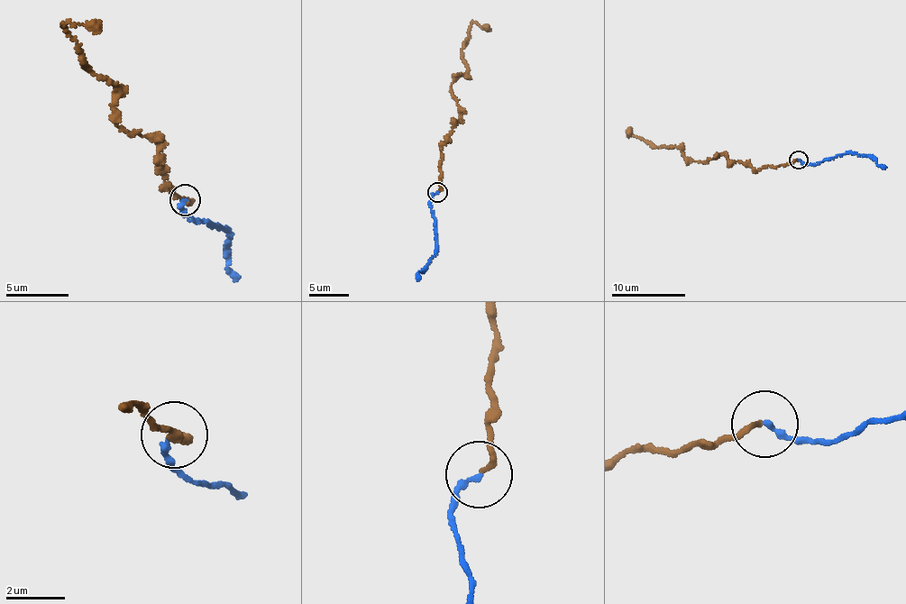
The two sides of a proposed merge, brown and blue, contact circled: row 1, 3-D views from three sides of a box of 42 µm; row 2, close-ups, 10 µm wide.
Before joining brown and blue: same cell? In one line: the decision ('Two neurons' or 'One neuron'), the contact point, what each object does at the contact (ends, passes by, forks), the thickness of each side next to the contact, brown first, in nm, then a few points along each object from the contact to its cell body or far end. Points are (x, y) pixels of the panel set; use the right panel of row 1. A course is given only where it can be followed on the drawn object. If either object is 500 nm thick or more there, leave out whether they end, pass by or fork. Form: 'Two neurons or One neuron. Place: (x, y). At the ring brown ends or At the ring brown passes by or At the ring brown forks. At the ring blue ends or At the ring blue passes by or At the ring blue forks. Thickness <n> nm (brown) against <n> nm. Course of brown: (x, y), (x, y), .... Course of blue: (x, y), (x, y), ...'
One neuron. Place: (798, 160). At the ring brown ends. At the ring blue ends. Thickness 160 nm (brown) against 200 nm. Course of brown: (798, 160), (754, 170), (724, 155), (695, 161), (679, 148), (658, 148), (628, 134). Course of blue: (798, 160), (814, 165), (824, 159), (856, 152), (885, 167)

